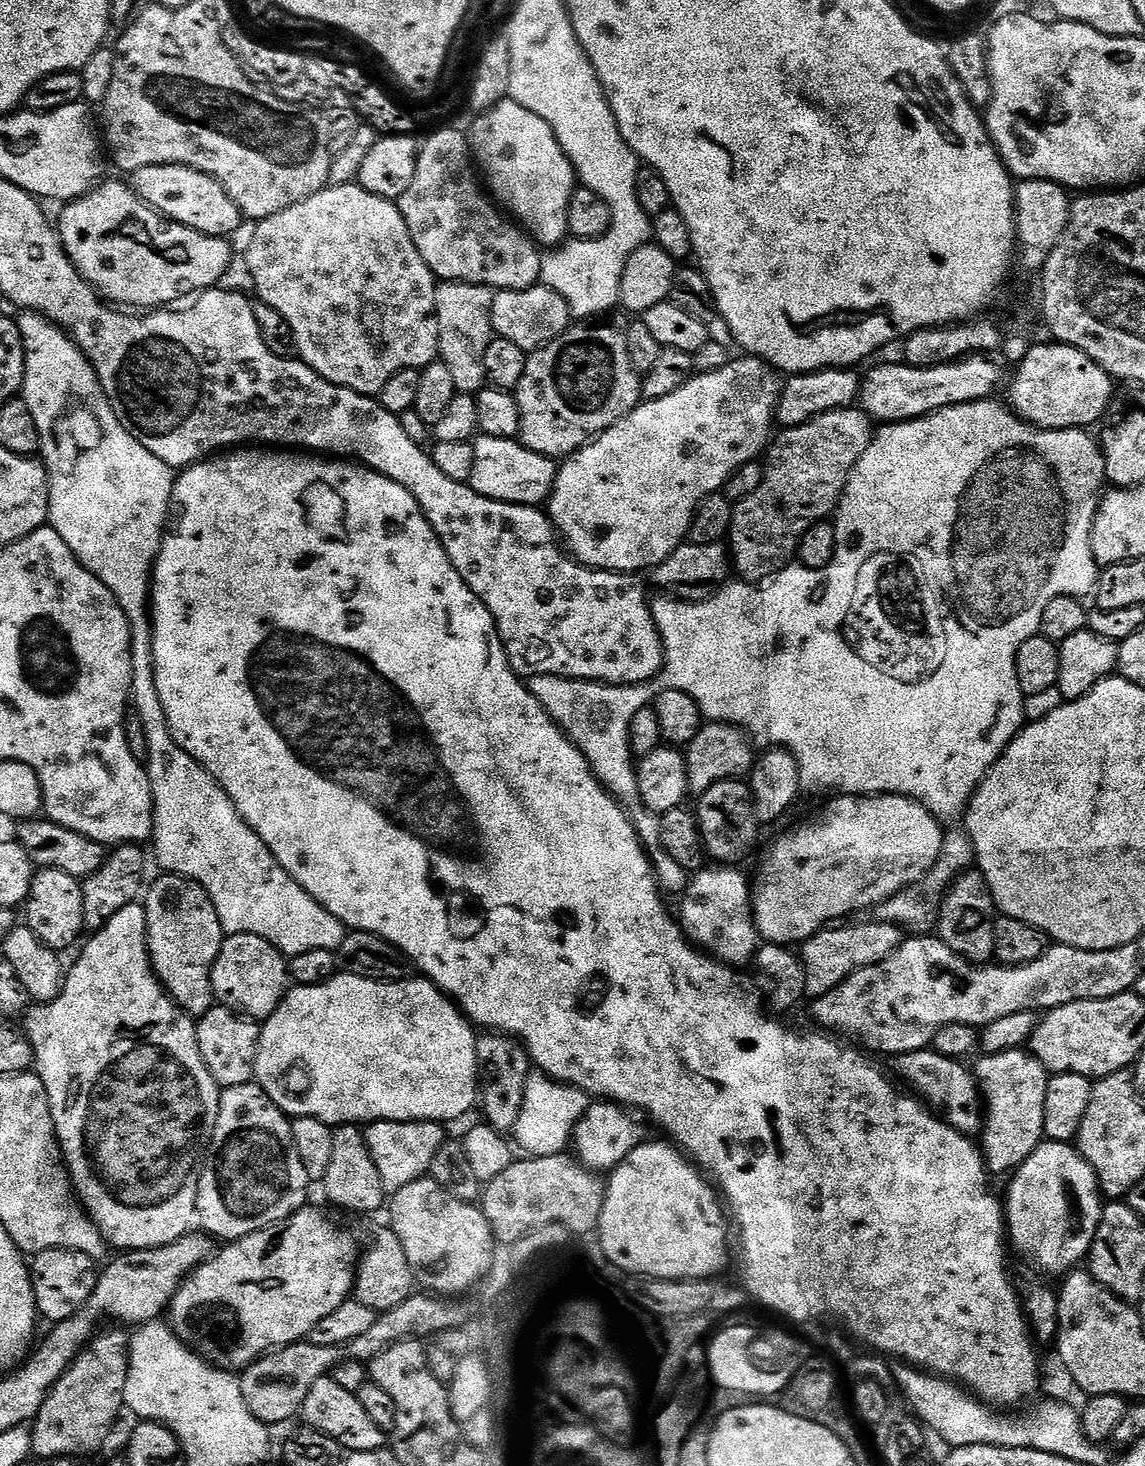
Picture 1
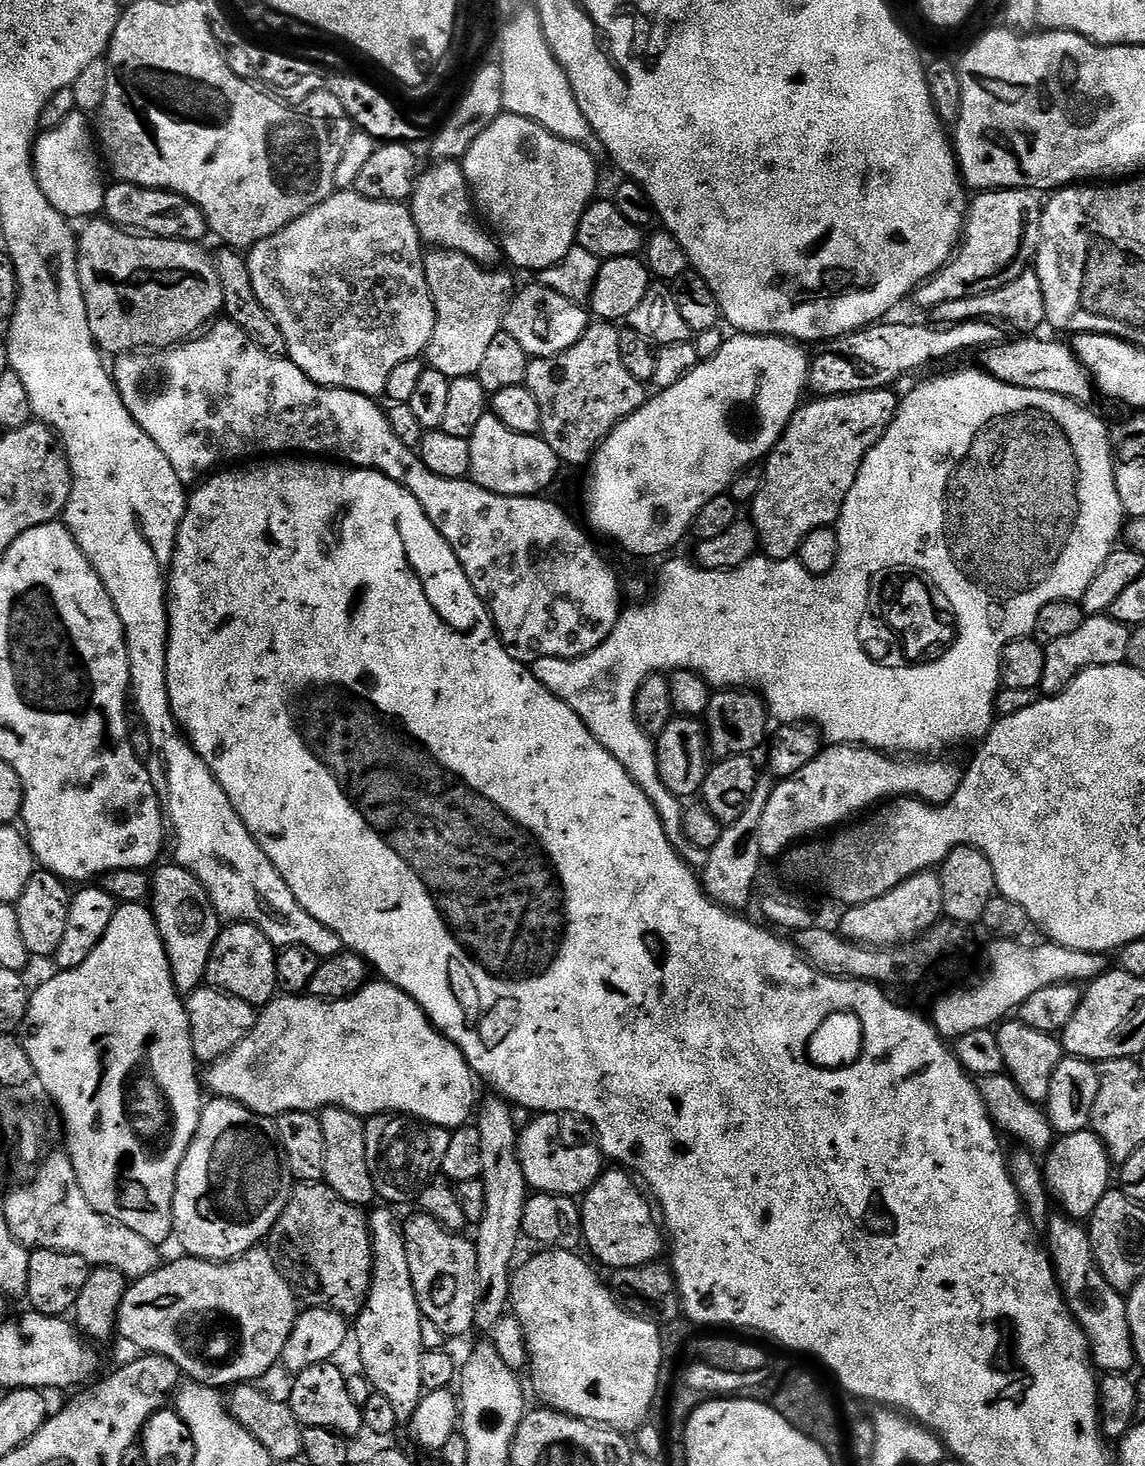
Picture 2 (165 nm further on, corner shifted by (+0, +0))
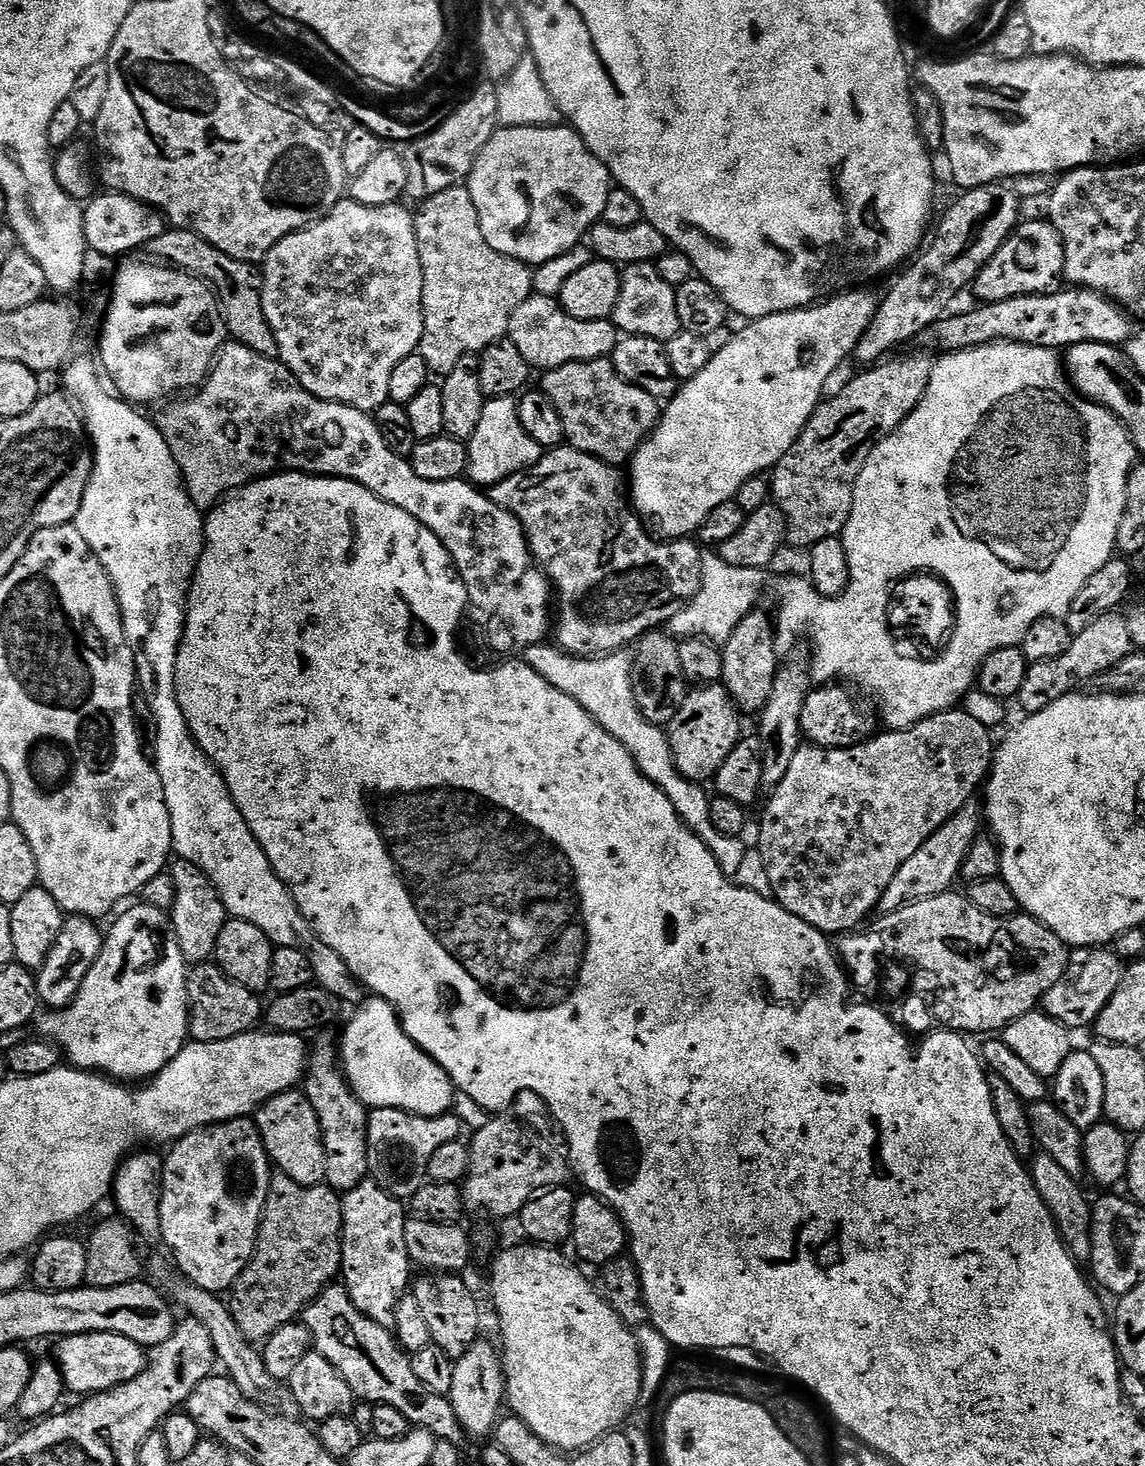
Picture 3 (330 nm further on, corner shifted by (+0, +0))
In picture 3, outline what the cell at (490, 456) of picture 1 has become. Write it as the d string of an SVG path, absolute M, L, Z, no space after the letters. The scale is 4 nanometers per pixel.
M516 396L506 398L485 399L482 418L478 421L478 430L467 440L468 470L467 479L473 485L487 490L492 485L534 466L543 458L545 449L540 447L526 430L522 430L522 422L518 422L518 406Z

